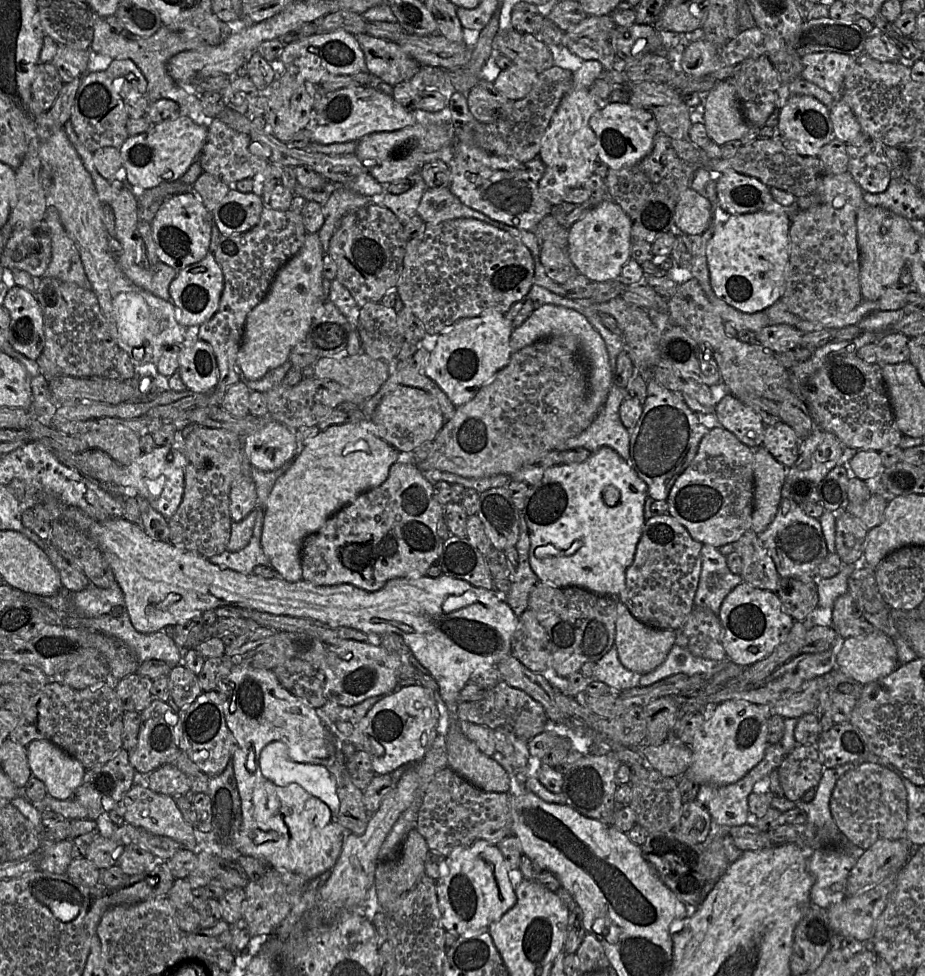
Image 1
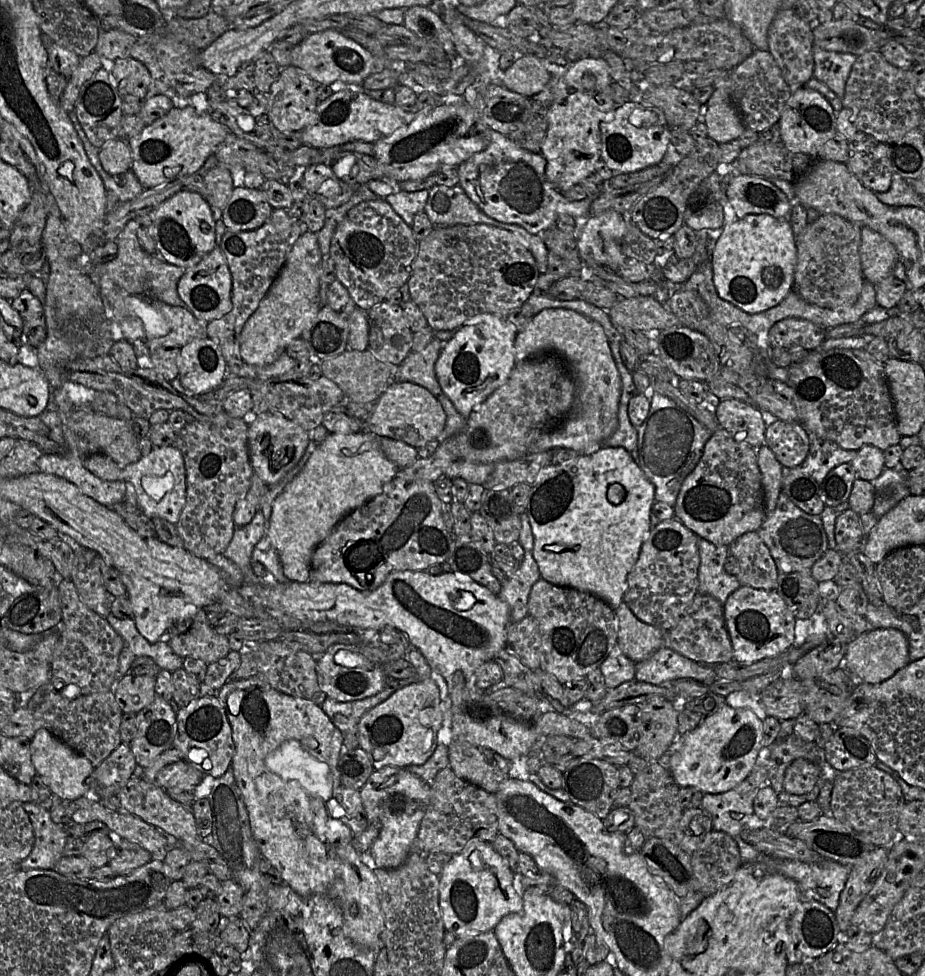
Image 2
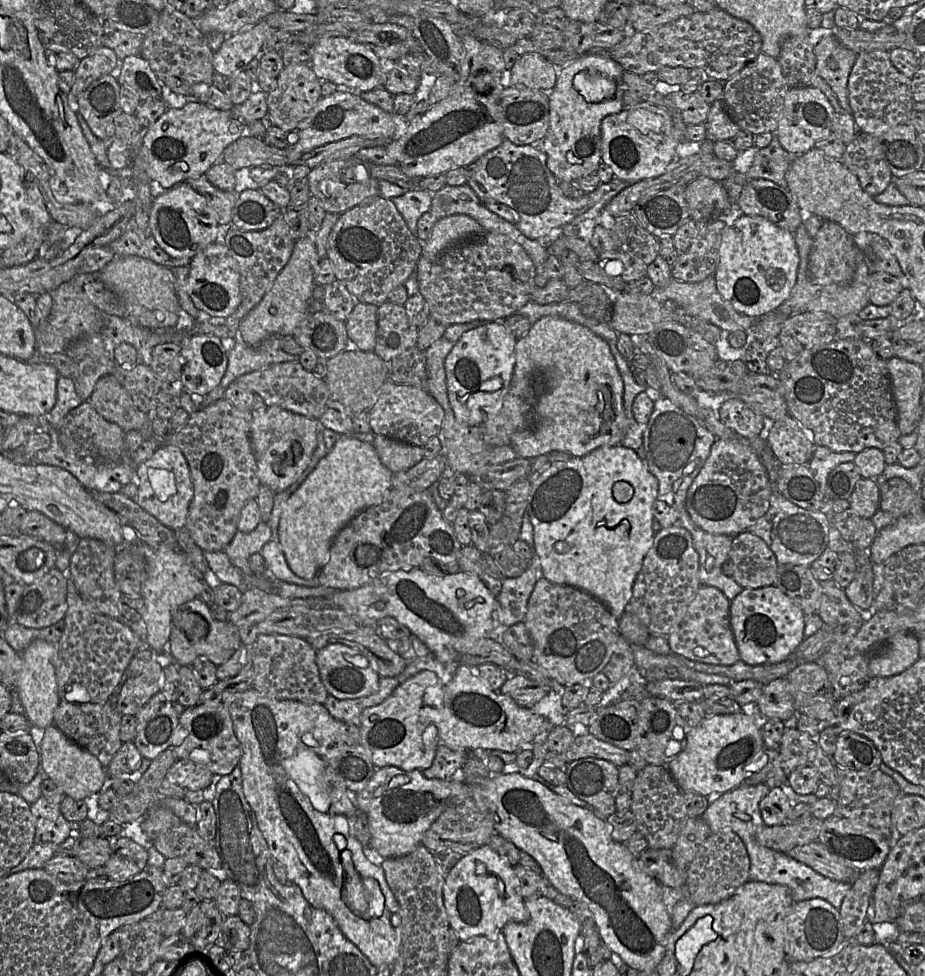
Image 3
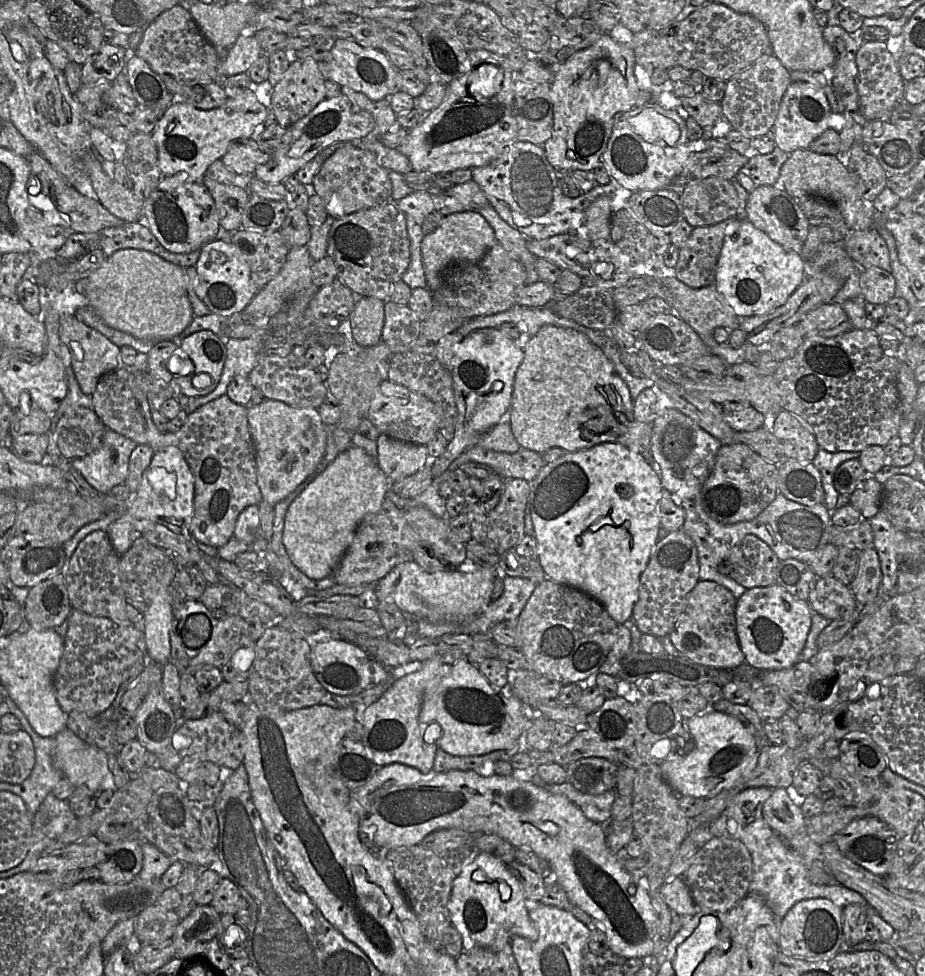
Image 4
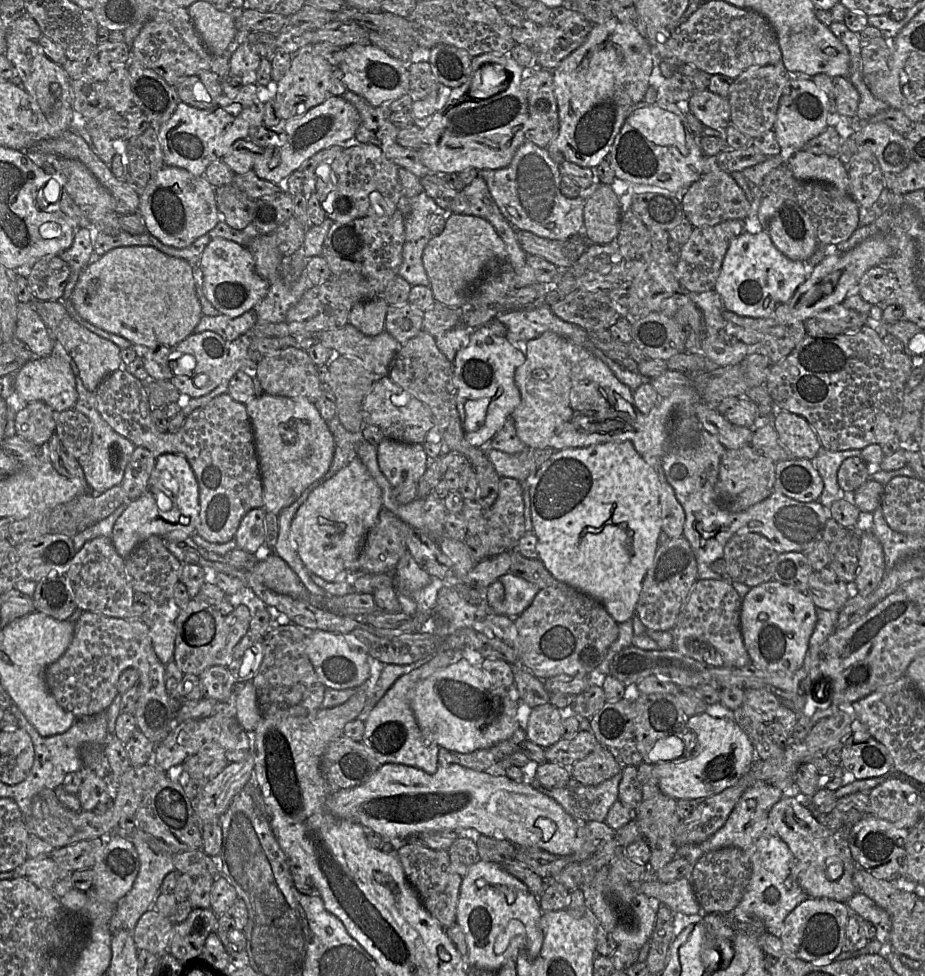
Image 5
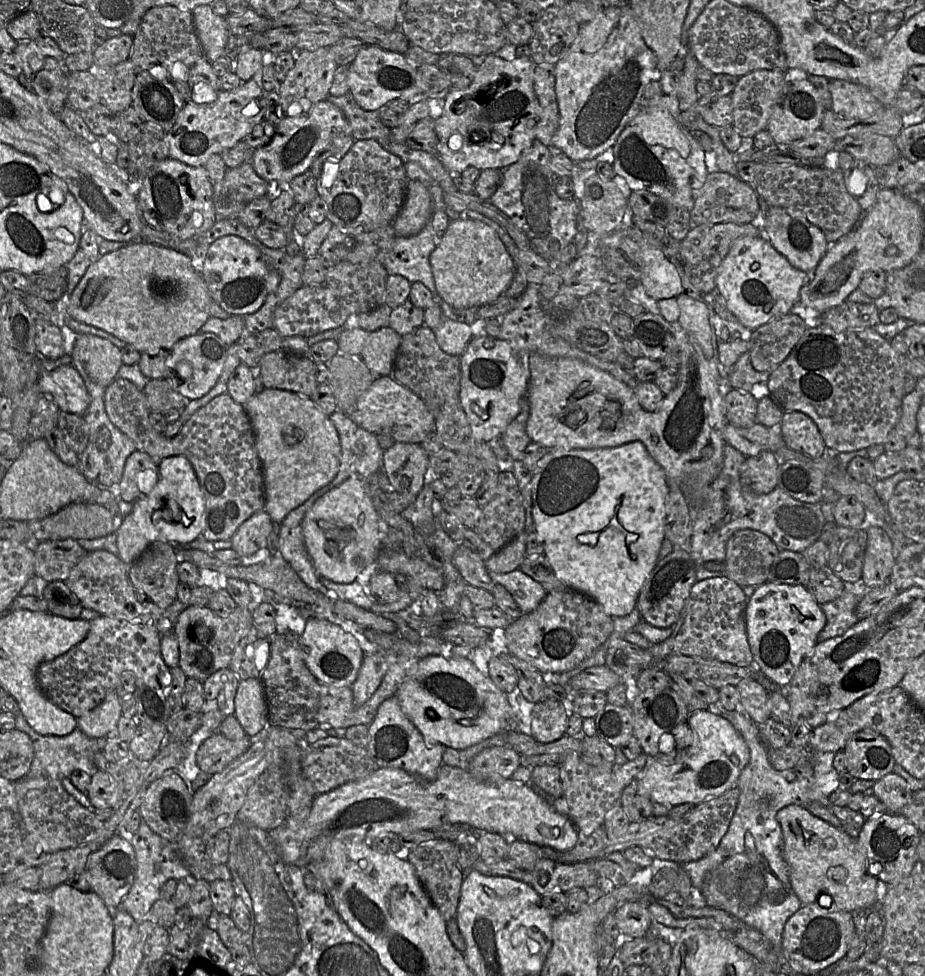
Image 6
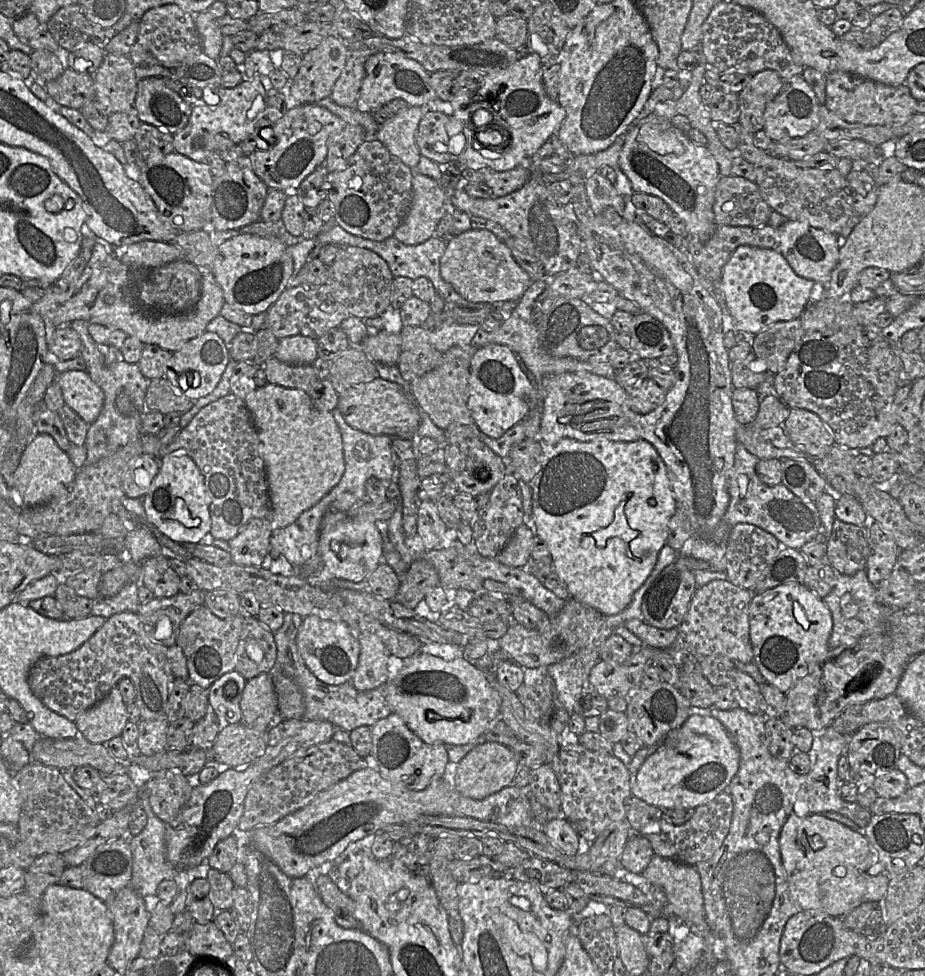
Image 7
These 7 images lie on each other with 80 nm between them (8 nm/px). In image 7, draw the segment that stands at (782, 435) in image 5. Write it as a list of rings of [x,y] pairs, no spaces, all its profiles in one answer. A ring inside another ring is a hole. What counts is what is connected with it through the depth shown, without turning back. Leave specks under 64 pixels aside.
[[[790,408],[782,426],[792,443],[808,456],[823,457],[835,444],[831,431],[812,411]]]

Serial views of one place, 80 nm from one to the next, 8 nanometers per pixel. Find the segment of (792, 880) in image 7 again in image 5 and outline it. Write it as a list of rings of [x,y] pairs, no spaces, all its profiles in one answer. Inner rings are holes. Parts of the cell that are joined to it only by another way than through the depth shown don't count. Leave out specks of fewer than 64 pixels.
[[[785,796],[771,808],[769,820],[797,859],[798,882],[809,898],[828,898],[846,903],[859,892],[853,880],[858,865],[849,847],[843,847],[840,837],[836,842],[834,832],[822,825],[811,809],[794,797]]]

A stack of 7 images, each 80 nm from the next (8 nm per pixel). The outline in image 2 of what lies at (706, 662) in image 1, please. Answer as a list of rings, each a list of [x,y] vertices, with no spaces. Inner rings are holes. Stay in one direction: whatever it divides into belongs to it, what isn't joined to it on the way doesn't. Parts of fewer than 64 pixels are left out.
[[[664,647],[635,665],[635,679],[653,685],[678,679],[694,679],[710,686],[716,681],[713,666],[697,663]]]

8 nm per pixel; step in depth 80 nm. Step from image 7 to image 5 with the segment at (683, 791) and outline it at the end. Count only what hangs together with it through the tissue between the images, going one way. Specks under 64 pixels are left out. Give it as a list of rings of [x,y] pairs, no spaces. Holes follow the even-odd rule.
[[[707,713],[687,718],[691,742],[683,743],[682,756],[653,765],[660,790],[675,799],[702,801],[734,785],[755,760],[755,750],[742,728],[733,720],[715,718]]]

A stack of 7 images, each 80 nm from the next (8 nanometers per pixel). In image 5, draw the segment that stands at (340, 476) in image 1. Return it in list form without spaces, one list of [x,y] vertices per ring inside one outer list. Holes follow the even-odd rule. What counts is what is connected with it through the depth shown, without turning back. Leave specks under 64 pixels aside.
[[[356,457],[332,478],[312,491],[299,507],[291,523],[290,541],[311,574],[327,582],[347,579],[343,576],[354,571],[364,539],[377,523],[382,508],[383,498],[380,487],[359,457]]]

